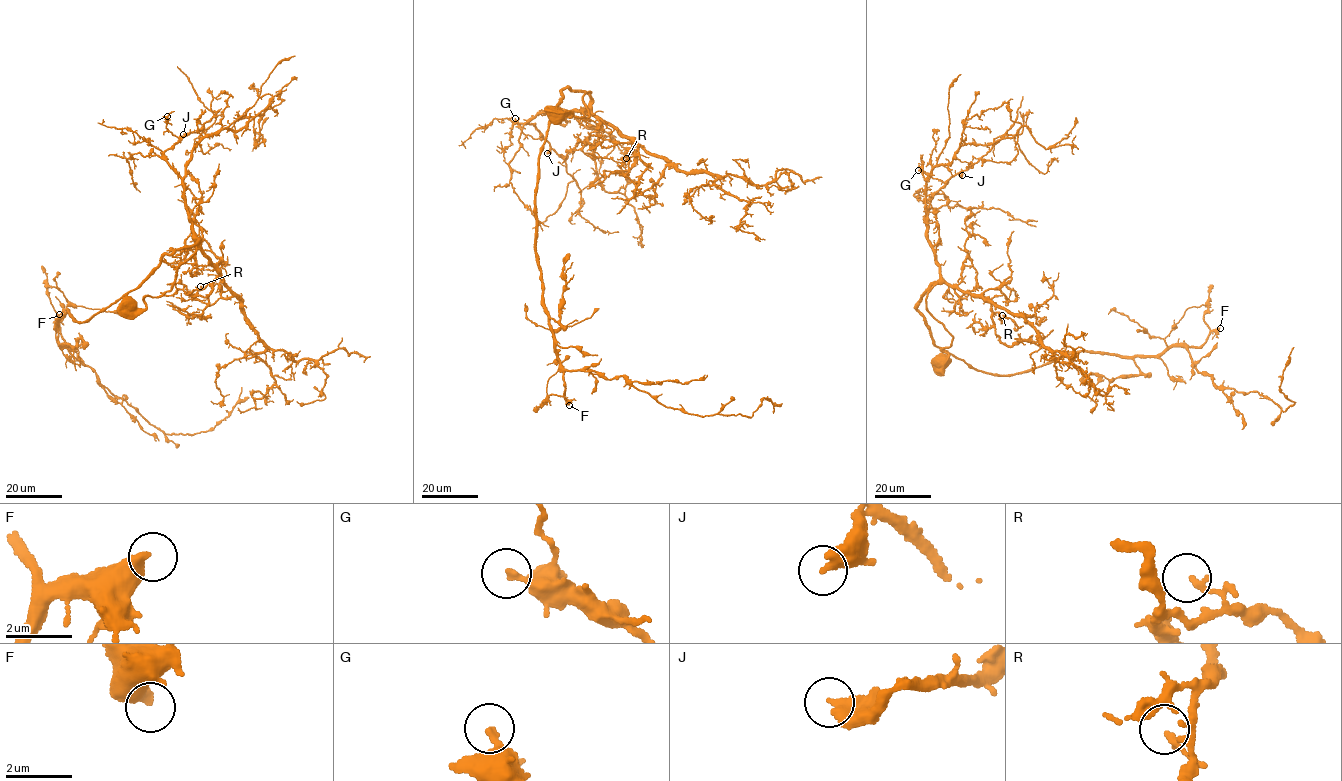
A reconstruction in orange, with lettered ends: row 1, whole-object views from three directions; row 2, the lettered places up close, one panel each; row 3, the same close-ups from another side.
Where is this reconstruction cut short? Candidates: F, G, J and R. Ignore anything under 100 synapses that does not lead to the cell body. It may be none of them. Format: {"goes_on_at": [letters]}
{"goes_on_at": ["F"]}

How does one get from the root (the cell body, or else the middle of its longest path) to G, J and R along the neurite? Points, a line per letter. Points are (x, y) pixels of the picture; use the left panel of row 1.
G: (130, 304), (144, 309), (146, 296), (170, 290), (198, 241), (183, 179), (165, 158), (179, 139), (167, 116)
J: (130, 304), (144, 309), (146, 296), (168, 292), (196, 249), (183, 179), (165, 158), (189, 133), (183, 134)
R: (130, 304), (144, 309), (146, 296), (160, 297), (170, 290), (198, 240), (218, 275), (200, 286)

